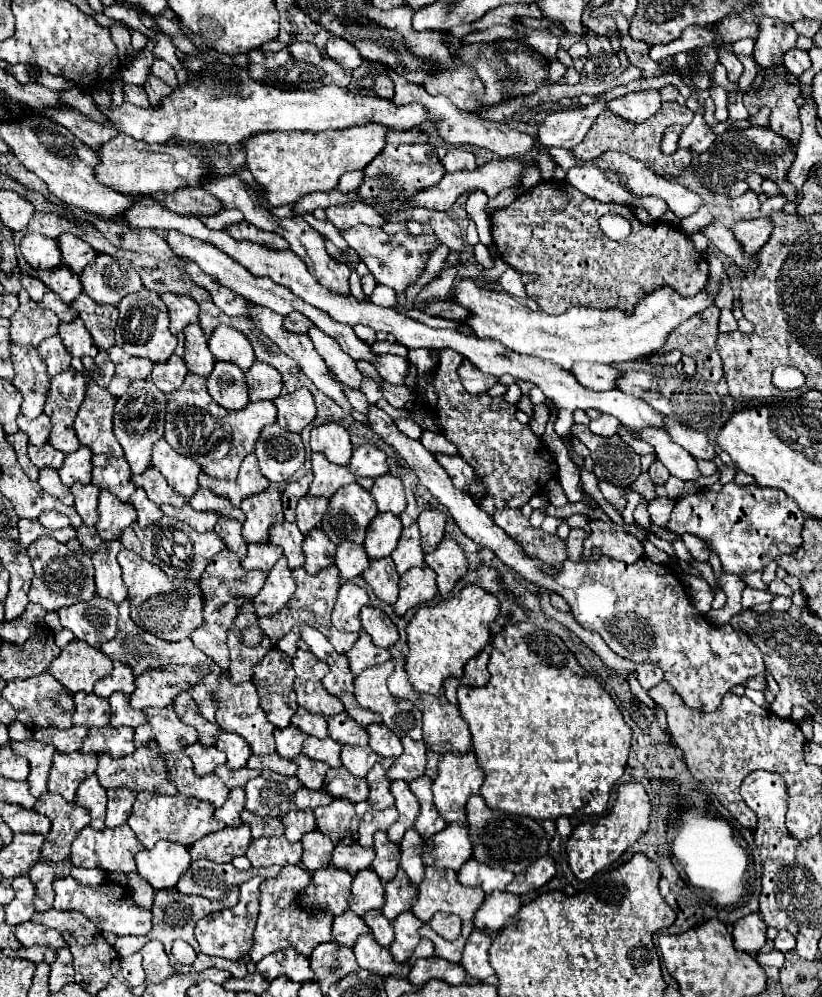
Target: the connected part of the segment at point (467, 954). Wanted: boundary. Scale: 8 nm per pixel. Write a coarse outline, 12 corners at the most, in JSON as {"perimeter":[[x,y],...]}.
{"perimeter":[[474,931],[460,965],[476,981],[494,975],[492,937]]}

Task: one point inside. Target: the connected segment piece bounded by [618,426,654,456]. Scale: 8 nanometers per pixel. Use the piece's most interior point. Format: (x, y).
(641, 447)

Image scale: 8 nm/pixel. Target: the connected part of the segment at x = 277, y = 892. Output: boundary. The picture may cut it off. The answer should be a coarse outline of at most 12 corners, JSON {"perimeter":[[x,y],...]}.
{"perimeter":[[298,865],[260,885],[250,957],[294,947],[304,957],[332,941],[330,913],[304,913],[310,883]]}

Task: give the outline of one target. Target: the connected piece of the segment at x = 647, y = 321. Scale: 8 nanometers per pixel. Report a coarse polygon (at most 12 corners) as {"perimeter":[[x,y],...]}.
{"perimeter":[[460,279],[452,301],[480,339],[570,371],[658,351],[712,305],[662,287],[618,309],[534,313]]}

